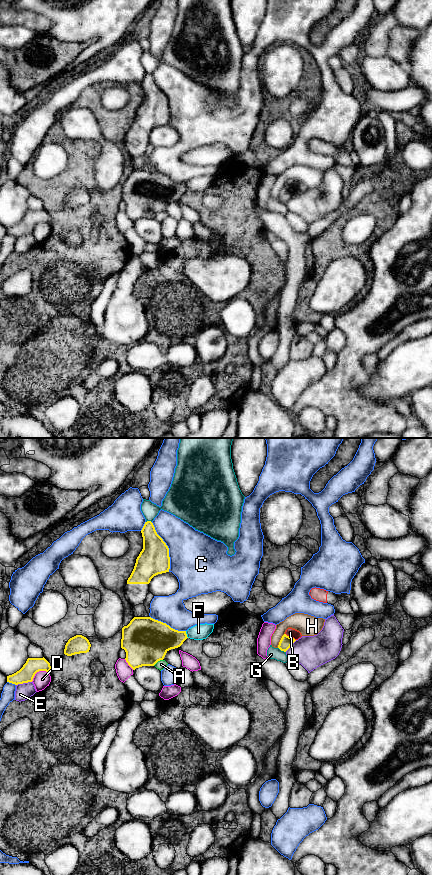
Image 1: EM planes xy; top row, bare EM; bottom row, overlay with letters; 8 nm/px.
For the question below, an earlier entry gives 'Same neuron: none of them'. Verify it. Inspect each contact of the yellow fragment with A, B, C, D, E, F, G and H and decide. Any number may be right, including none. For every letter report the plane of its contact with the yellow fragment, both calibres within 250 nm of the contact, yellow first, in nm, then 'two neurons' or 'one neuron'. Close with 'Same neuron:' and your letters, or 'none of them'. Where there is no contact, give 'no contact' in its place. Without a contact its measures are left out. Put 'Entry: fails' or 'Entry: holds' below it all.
A: xy | 380/70 nm | two neurons
B: xy | 100/70 nm | one neuron
C: xy | 240/420 nm | two neurons
D: xy | 130/140 nm | two neurons
E: xy | 130/130 nm | two neurons
F: xy | 280/130 nm | two neurons
G: xy | 100/100 nm | two neurons
H: xy | 100/170 nm | two neurons
Same neuron: B
Entry: fails

